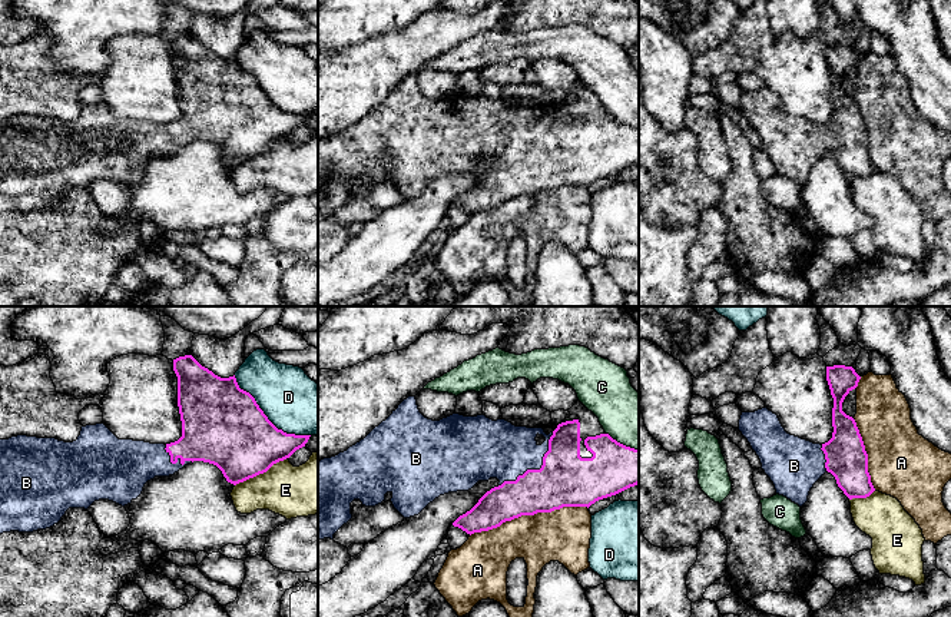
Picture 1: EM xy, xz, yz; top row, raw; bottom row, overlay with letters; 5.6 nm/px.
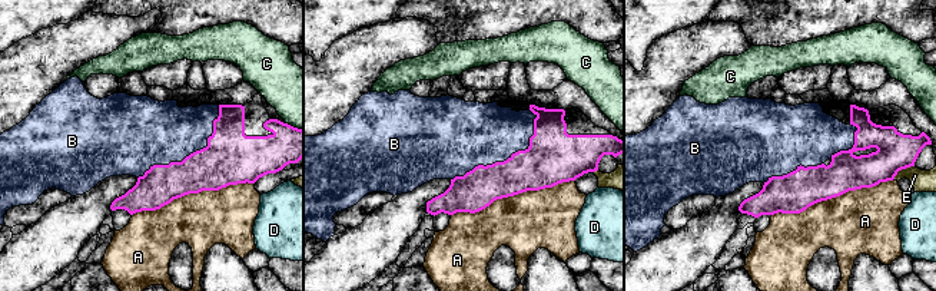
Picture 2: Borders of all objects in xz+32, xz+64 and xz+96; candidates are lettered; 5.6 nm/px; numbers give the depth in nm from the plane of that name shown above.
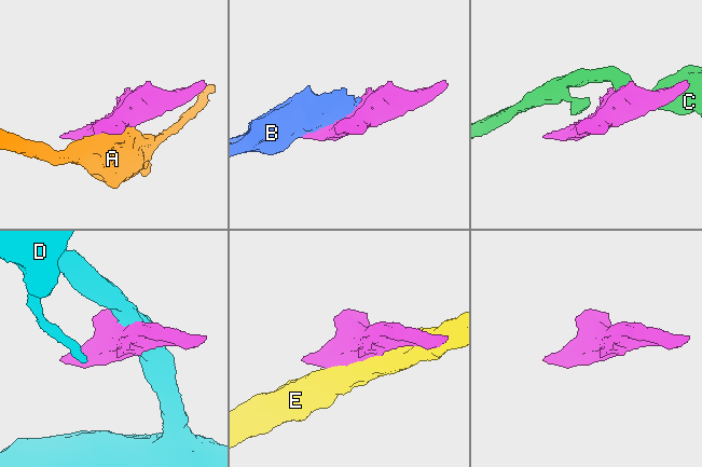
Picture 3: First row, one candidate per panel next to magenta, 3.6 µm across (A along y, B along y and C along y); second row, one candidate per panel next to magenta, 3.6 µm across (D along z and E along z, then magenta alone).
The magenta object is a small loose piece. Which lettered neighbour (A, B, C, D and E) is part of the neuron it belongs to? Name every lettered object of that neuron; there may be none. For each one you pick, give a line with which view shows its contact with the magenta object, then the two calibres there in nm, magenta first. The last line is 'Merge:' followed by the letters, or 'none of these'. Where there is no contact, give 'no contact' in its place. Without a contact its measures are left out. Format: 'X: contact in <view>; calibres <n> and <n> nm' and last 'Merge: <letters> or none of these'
B: contact in xz; calibres 300 and 320 nm
Merge: B

